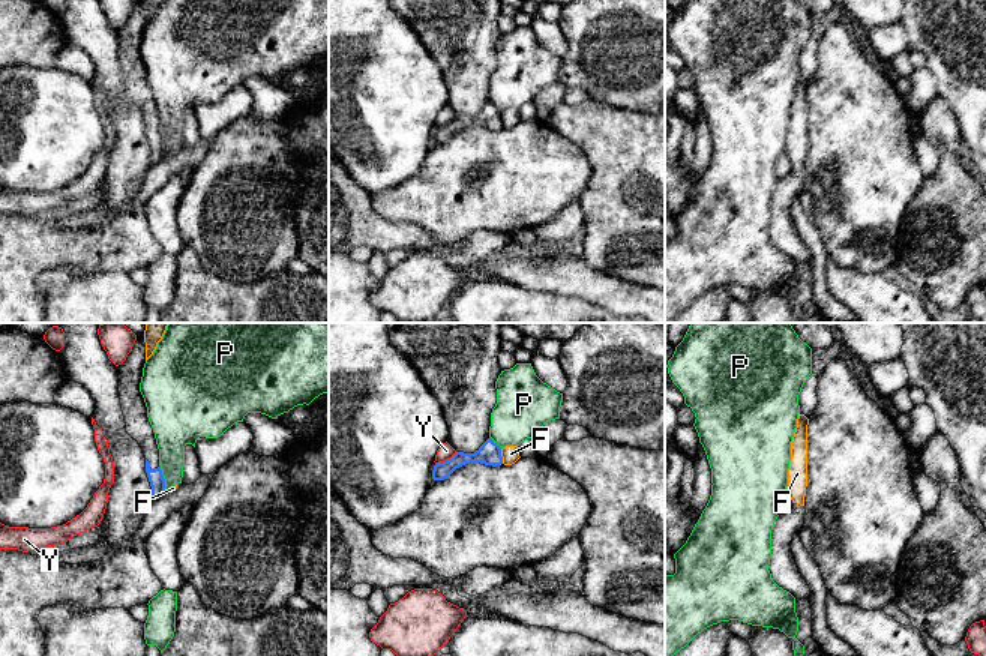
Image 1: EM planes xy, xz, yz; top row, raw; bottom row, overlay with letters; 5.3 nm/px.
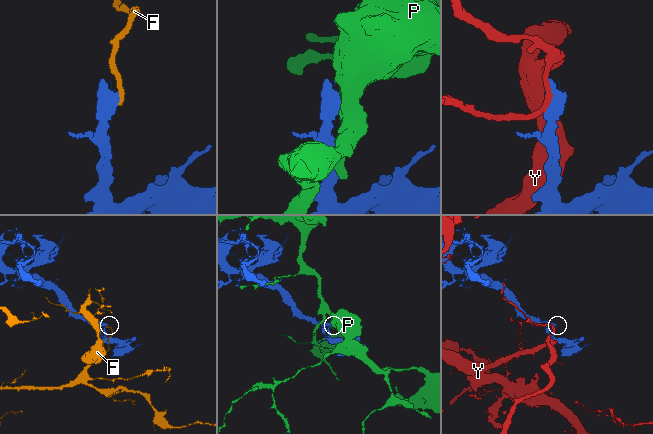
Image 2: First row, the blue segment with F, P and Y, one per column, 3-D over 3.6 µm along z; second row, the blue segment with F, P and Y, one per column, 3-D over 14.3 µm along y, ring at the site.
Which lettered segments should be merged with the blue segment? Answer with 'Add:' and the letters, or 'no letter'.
Add: no letter

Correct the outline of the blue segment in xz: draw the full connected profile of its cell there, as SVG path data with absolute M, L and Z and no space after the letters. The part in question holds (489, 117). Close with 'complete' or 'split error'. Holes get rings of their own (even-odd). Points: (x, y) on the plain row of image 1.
M489 101L474 117L456 116L450 123L435 128L432 134L432 143L444 144L456 132L470 126L480 126L480 128L492 129L492 131L501 129L503 128L501 113L503 111L500 111Z; complete

